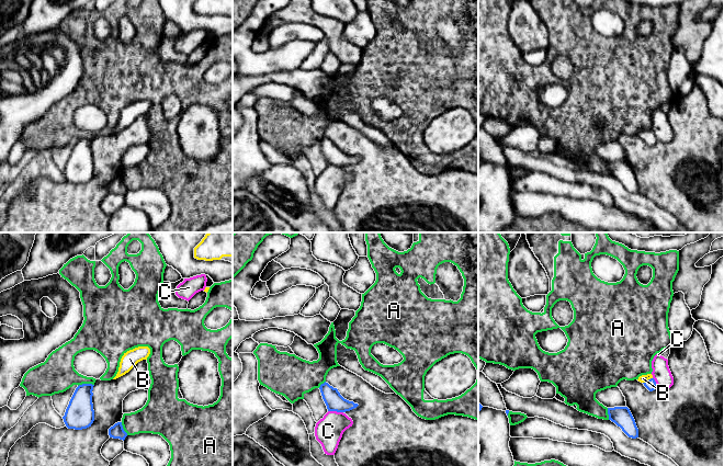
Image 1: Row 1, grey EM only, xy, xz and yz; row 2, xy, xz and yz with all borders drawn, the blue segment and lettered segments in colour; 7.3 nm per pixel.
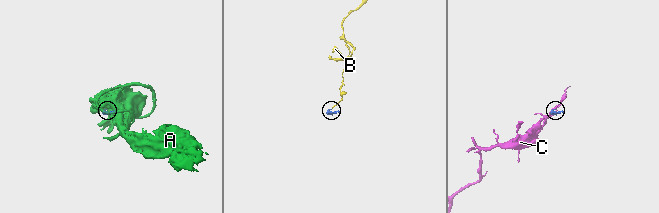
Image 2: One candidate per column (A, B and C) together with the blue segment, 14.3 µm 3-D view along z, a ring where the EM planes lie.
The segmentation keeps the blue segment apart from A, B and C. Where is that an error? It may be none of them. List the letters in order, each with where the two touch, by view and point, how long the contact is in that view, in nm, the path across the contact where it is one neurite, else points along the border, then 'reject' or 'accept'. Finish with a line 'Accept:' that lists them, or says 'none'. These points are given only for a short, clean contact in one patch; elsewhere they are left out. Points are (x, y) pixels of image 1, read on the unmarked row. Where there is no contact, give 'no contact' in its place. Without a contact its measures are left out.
A: contact xy (86, 138); length 120 nm; reject
B: contact yz (648, 134); length 80 nm; way yz (651, 138), (648, 134), (643, 133); accept
C: contact xz (336, 165); length 110 nm; border xz (328, 165), (342, 167); reject
Accept: B

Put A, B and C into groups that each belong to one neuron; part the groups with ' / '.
A / B / C

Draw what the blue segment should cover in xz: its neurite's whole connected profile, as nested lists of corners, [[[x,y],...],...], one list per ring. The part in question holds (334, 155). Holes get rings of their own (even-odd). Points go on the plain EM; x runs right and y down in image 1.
[[[326,136],[320,139],[319,144],[328,166],[346,167],[359,160],[353,156],[344,154],[337,143],[333,143]]]

